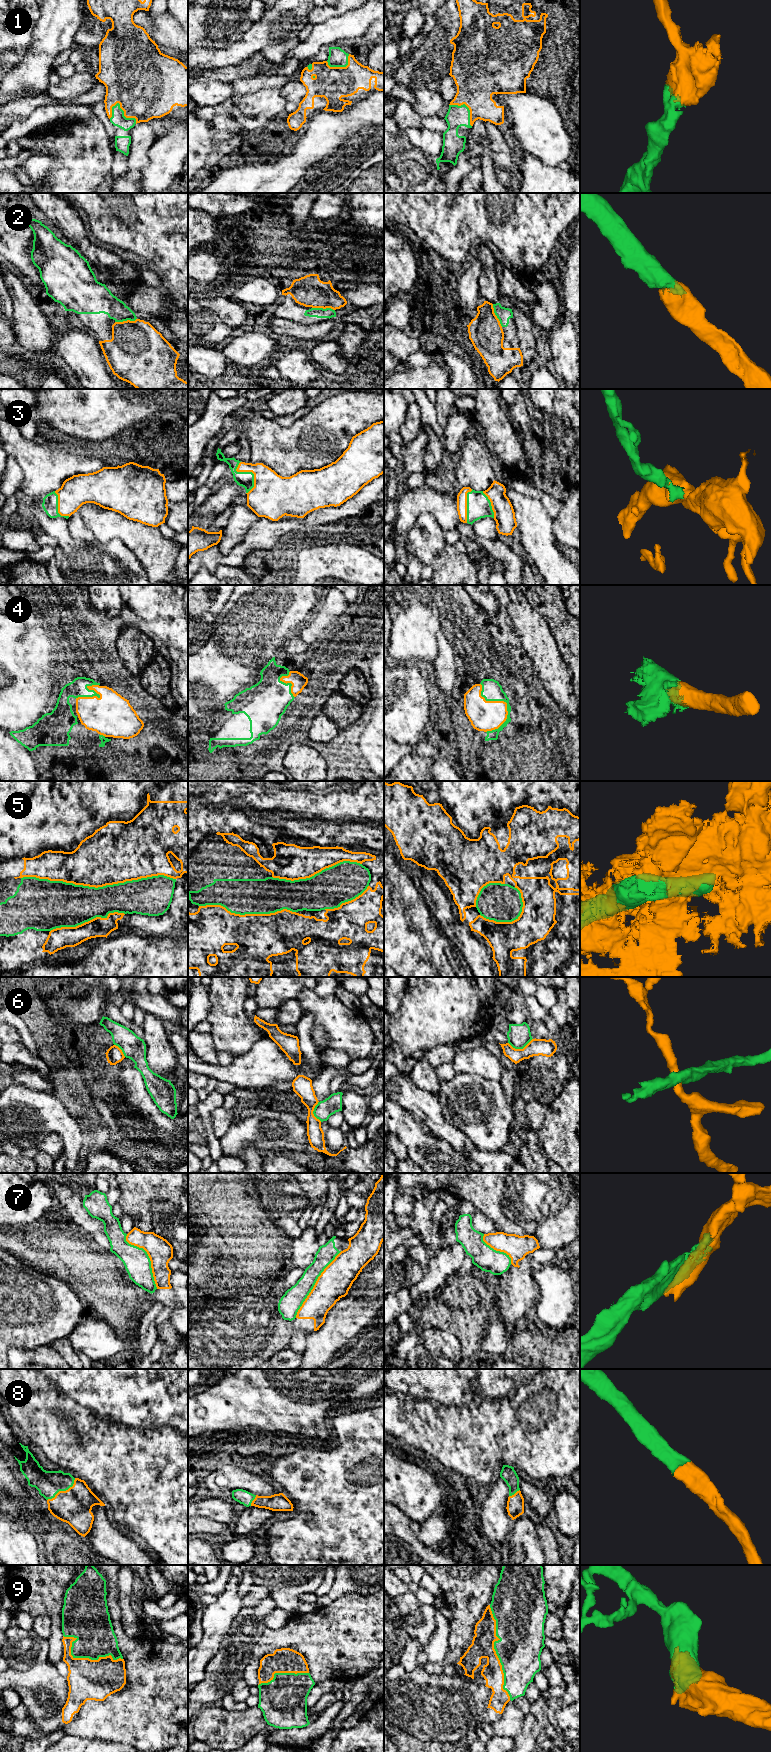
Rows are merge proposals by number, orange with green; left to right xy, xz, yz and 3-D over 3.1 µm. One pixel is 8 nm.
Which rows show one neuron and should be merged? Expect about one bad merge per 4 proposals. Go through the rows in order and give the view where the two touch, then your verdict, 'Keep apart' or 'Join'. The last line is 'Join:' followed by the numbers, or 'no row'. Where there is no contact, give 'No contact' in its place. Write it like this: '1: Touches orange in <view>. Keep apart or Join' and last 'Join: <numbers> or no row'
1: Touches orange in xy. Join
2: Touches orange in xz. Join
3: Touches orange in xz. Join
4: Touches orange in yz. Join
5: Touches orange in xy. Join
6: Touches orange in yz. Keep apart
7: Touches orange in xz. Keep apart
8: Touches orange in xy. Join
9: Touches orange in yz. Join
Join: 1, 2, 3, 4, 5, 8, 9

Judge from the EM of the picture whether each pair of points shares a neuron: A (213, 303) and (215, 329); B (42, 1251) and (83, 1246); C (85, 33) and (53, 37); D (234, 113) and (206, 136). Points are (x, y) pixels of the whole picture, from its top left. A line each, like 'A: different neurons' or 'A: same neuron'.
A: different neurons
B: same neuron
C: different neurons
D: same neuron

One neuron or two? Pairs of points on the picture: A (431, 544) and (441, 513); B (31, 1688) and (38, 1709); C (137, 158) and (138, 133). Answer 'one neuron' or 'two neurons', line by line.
A: two neurons
B: one neuron
C: one neuron

